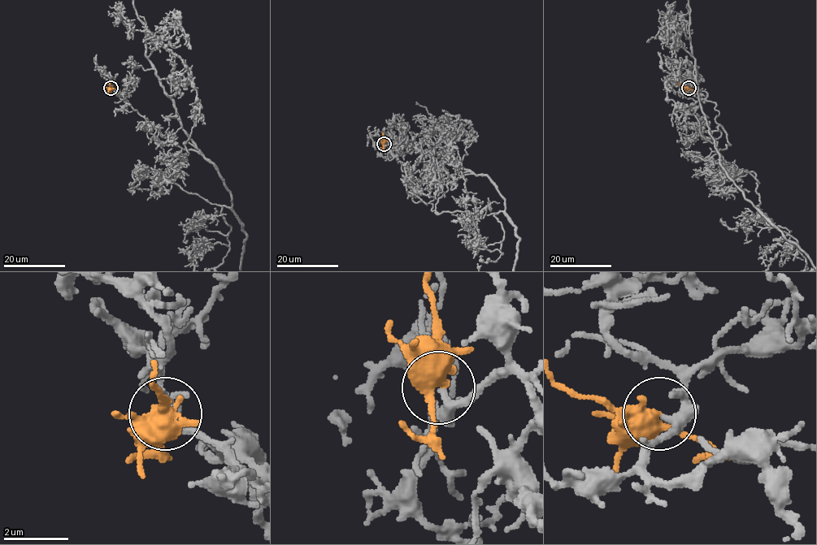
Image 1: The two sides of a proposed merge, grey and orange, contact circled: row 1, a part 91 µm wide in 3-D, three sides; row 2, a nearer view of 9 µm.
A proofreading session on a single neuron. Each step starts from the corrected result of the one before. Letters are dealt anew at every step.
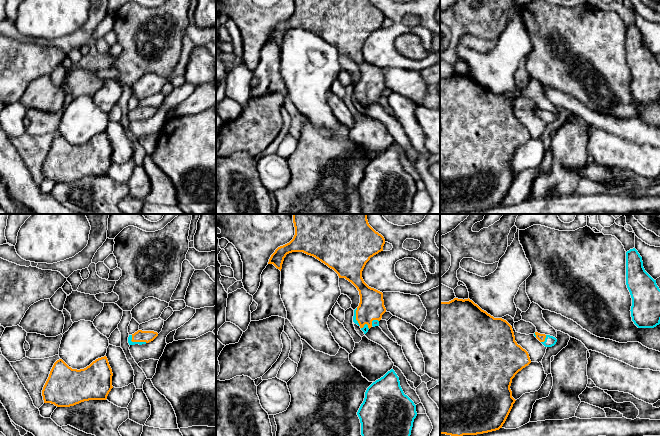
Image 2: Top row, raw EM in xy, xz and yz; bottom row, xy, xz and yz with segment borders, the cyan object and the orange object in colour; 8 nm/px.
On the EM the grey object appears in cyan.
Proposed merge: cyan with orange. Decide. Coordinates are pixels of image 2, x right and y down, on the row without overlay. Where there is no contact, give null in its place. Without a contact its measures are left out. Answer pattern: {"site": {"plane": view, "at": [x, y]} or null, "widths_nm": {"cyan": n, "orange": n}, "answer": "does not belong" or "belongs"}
{"site": {"plane": "xy", "at": [136, 118]}, "widths_nm": {"cyan": 40, "orange": 100}, "answer": "belongs"}

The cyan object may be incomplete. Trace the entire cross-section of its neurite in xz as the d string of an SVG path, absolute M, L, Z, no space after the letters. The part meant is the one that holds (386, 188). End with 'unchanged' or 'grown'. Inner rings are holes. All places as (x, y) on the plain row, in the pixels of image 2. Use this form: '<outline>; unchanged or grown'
M391 145L367 164L357 191L362 214L410 214L417 188Z; unchanged

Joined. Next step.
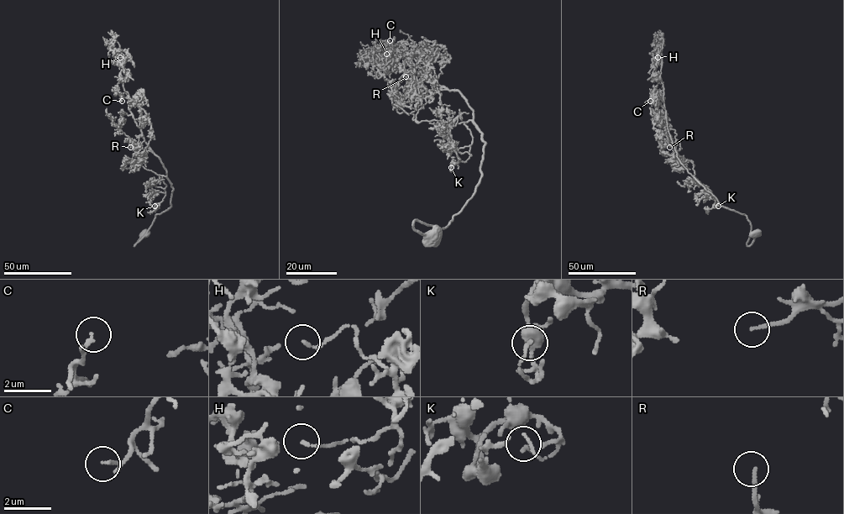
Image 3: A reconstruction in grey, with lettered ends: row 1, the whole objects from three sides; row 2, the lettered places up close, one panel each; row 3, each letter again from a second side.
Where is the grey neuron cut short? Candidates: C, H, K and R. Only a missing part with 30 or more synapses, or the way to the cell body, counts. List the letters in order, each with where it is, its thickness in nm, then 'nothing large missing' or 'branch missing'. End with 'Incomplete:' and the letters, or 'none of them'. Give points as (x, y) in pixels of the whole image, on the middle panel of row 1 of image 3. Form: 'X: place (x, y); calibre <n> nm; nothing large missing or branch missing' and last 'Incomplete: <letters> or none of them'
C: place (390, 40); calibre 150 nm; nothing large missing
H: place (386, 54); calibre 130 nm; nothing large missing
K: place (451, 167); calibre 140 nm; nothing large missing
R: place (406, 76); calibre 170 nm; branch missing
Incomplete: R

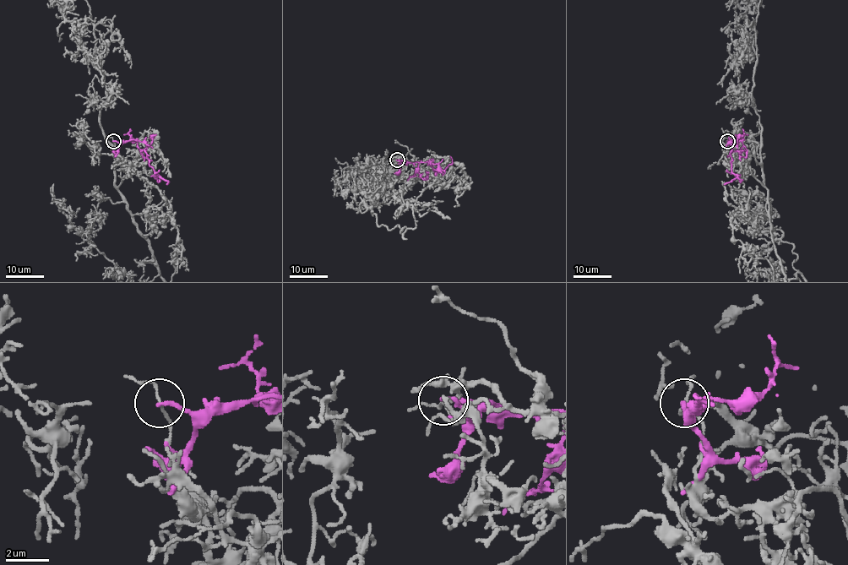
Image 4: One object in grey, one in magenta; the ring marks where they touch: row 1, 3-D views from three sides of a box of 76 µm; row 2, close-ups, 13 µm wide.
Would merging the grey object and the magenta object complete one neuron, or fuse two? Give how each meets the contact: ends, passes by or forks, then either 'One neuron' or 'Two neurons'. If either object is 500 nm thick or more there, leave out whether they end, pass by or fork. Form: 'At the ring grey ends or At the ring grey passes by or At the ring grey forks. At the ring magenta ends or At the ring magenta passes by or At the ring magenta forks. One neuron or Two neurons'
At the ring grey passes by. At the ring magenta ends. Two neurons

